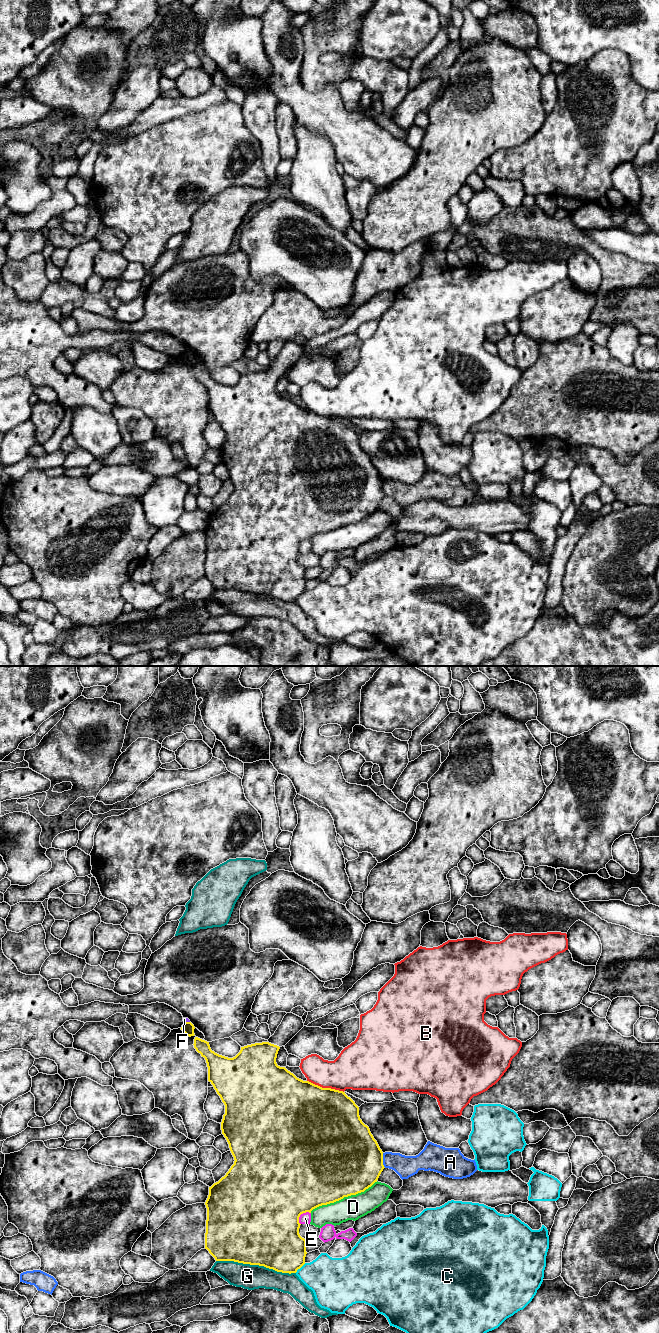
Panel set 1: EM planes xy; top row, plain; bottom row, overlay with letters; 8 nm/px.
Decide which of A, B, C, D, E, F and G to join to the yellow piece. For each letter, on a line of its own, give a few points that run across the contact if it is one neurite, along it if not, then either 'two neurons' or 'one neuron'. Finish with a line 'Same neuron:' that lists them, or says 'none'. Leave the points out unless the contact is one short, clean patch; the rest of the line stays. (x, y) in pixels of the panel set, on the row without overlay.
A: two neurons
B: two neurons
C: two neurons
D: two neurons
E: two neurons
F: line xy (189, 349), (184, 351); two neurons
G: two neurons
Same neuron: none

